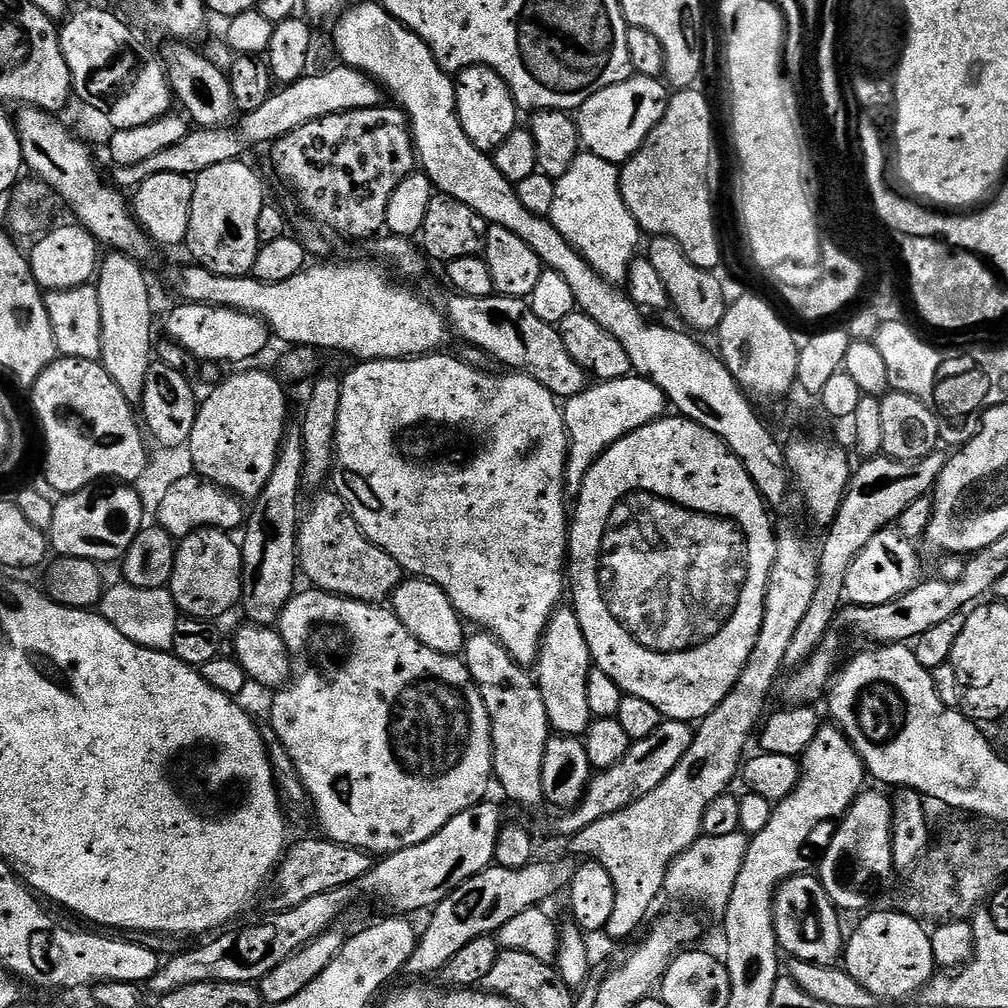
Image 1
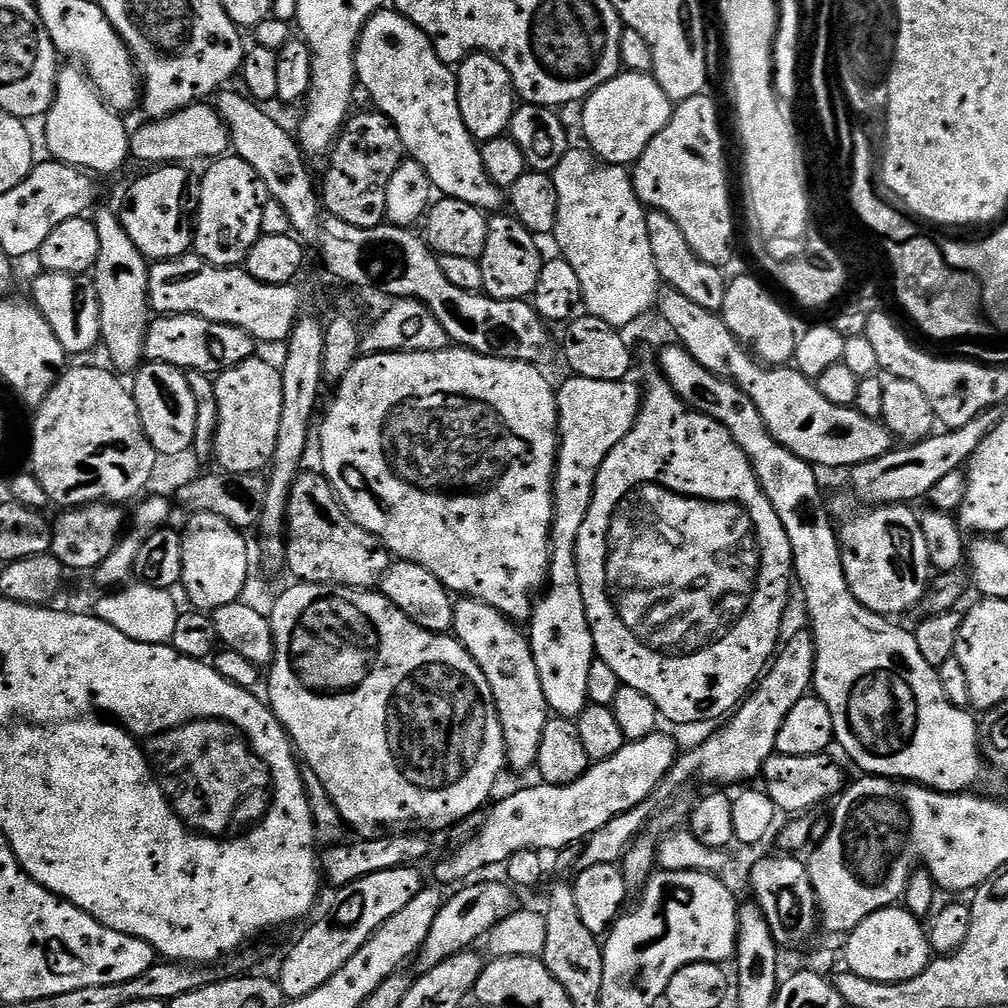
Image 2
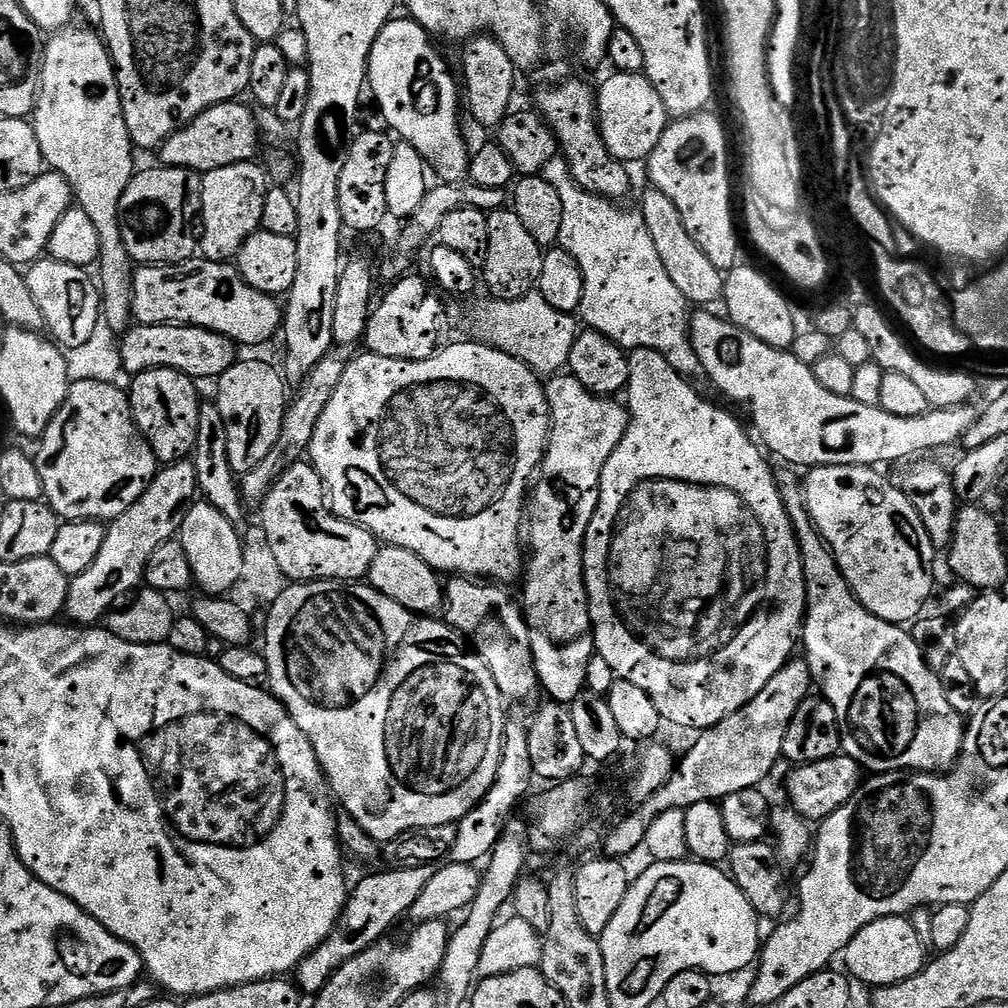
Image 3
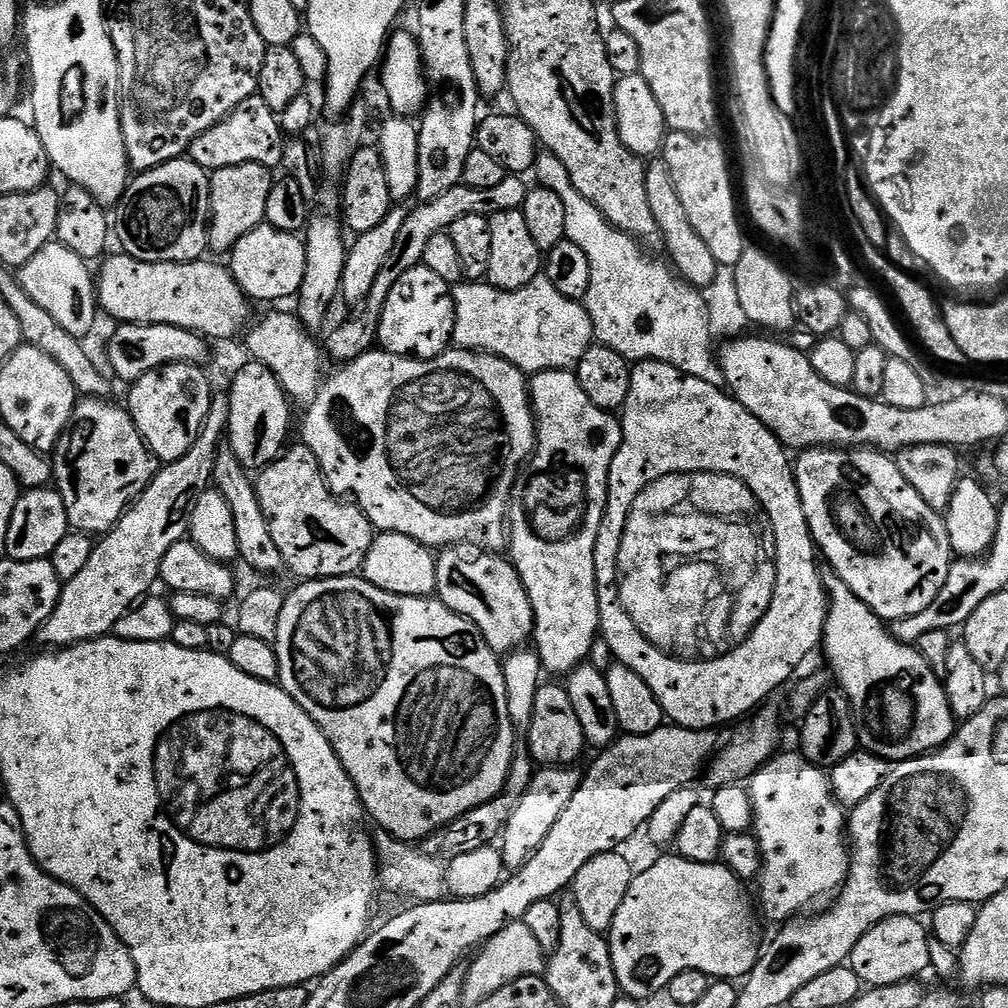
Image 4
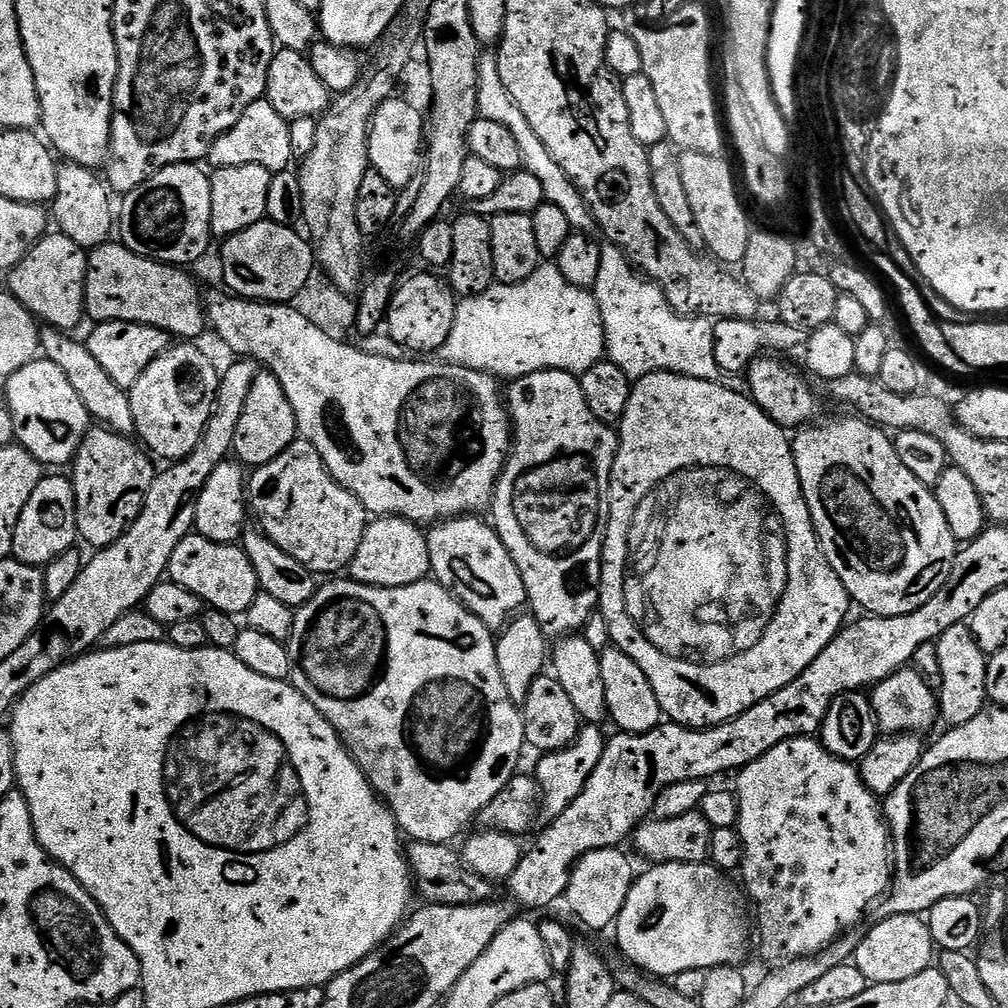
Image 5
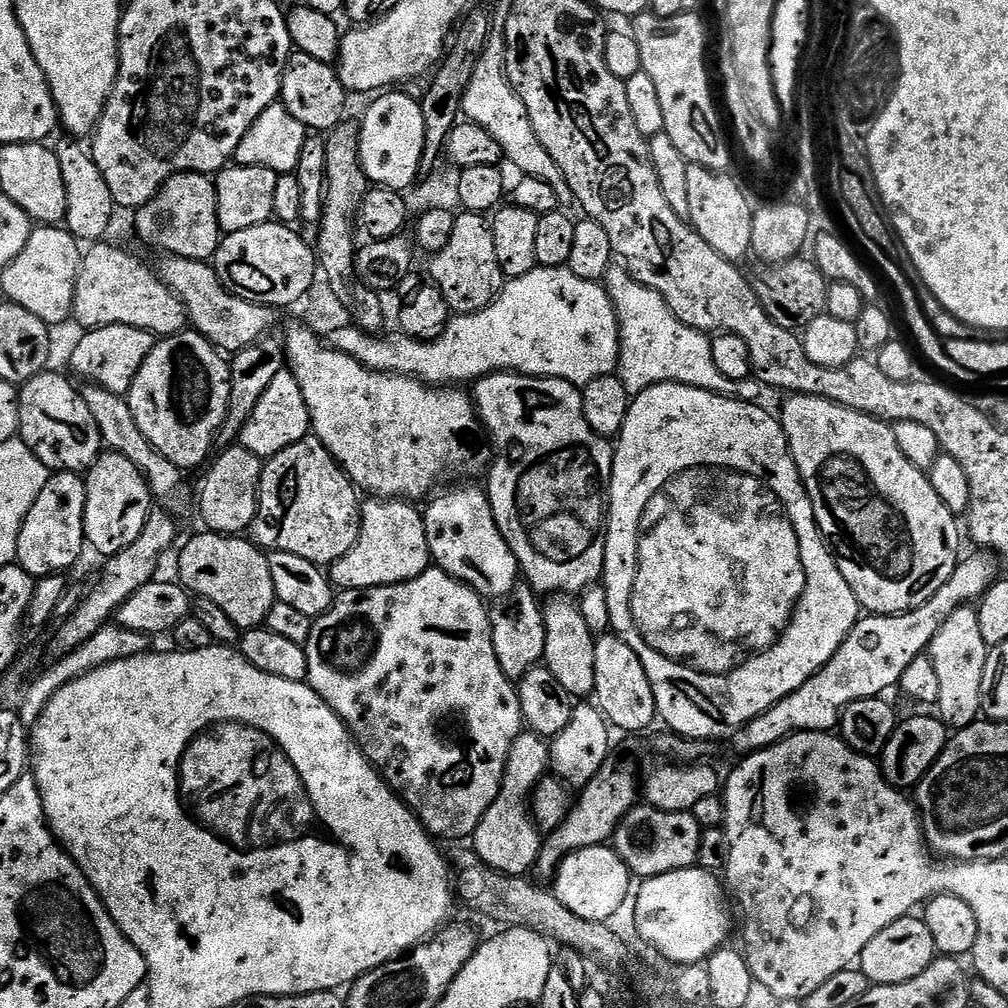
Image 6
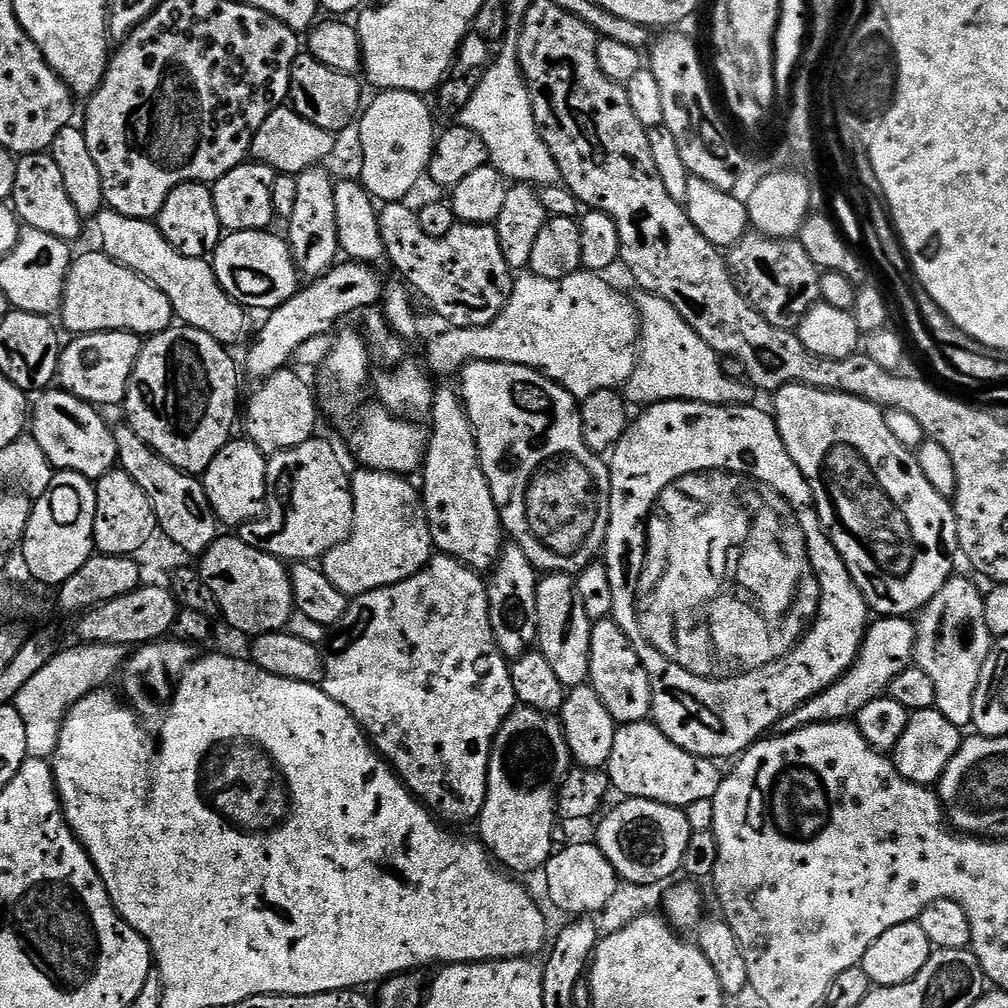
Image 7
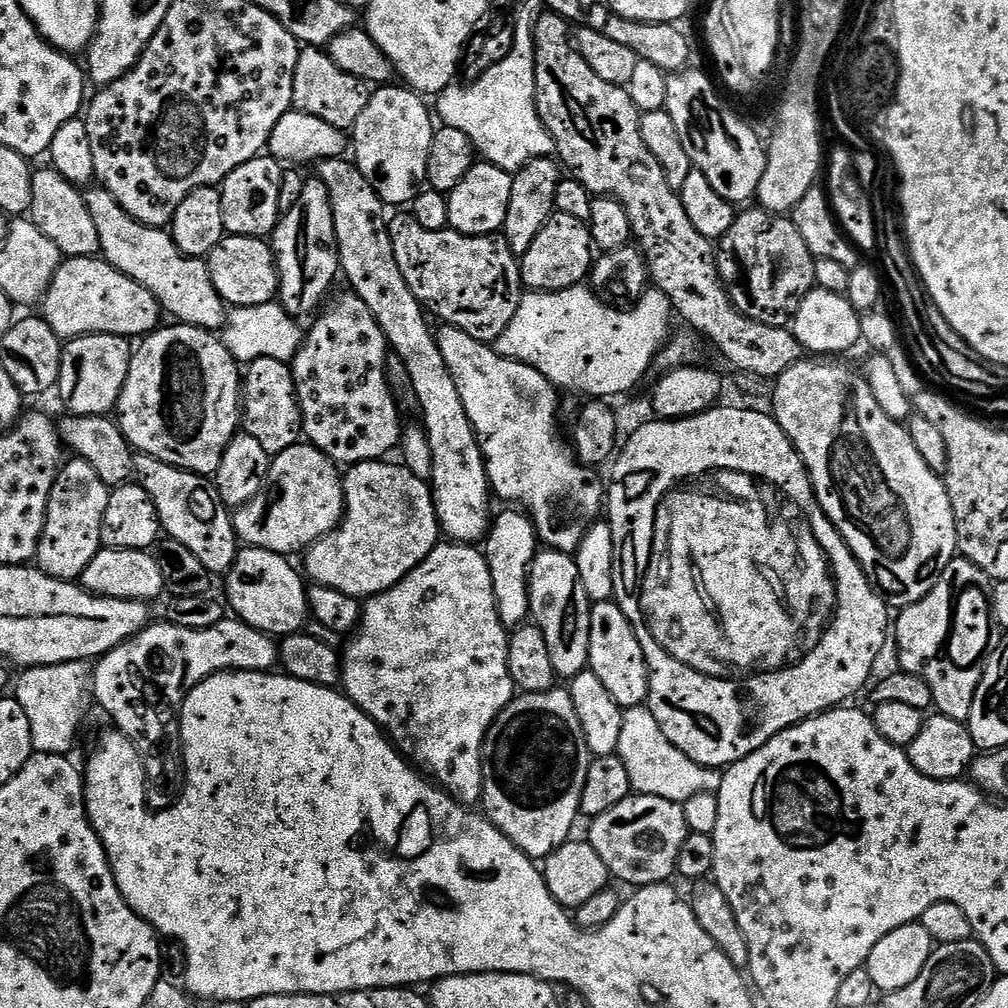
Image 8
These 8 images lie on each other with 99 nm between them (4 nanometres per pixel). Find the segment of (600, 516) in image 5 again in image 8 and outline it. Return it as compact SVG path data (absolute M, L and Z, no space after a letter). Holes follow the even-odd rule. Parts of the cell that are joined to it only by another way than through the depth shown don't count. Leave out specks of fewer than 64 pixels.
M447 326L441 327L441 332L435 333L436 341L440 347L442 358L446 358L446 366L450 370L450 374L454 378L454 386L458 386L458 398L462 398L462 406L466 410L466 414L472 423L472 429L476 435L478 446L484 455L484 465L486 466L486 474L488 475L488 482L493 493L496 492L504 500L520 500L519 507L527 512L528 517L532 520L533 527L536 528L537 541L545 549L554 552L567 552L569 554L575 553L576 547L582 542L582 538L588 533L588 528L591 524L597 523L599 514L606 504L606 484L602 479L596 477L597 473L593 469L583 465L576 459L575 452L572 451L569 441L560 437L560 428L556 425L556 396L558 390L552 383L542 374L538 374L538 370L534 370L530 366L526 366L517 360L511 360L505 356L499 356L496 353L495 347L489 346L470 338L470 334L466 334L457 328L449 328Z

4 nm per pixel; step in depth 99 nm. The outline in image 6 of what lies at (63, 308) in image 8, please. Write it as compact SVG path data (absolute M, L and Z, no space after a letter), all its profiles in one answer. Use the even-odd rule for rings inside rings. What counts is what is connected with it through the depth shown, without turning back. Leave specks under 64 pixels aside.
M96 242L92 248L83 253L80 261L80 273L76 279L74 290L74 306L72 316L81 324L81 329L91 330L93 328L105 328L121 324L122 326L134 326L152 333L157 338L173 336L175 332L183 332L186 328L186 313L184 303L176 297L172 289L165 286L163 280L155 271L152 272L136 256L115 248L109 242Z

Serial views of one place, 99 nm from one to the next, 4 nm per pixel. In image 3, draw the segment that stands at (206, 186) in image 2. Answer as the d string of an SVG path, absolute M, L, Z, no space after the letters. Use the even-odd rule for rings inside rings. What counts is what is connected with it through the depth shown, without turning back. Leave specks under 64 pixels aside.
M259 163L218 166L218 170L203 173L200 193L202 231L198 248L205 260L228 262L240 252L242 245L260 228L262 206L270 187L270 177Z

